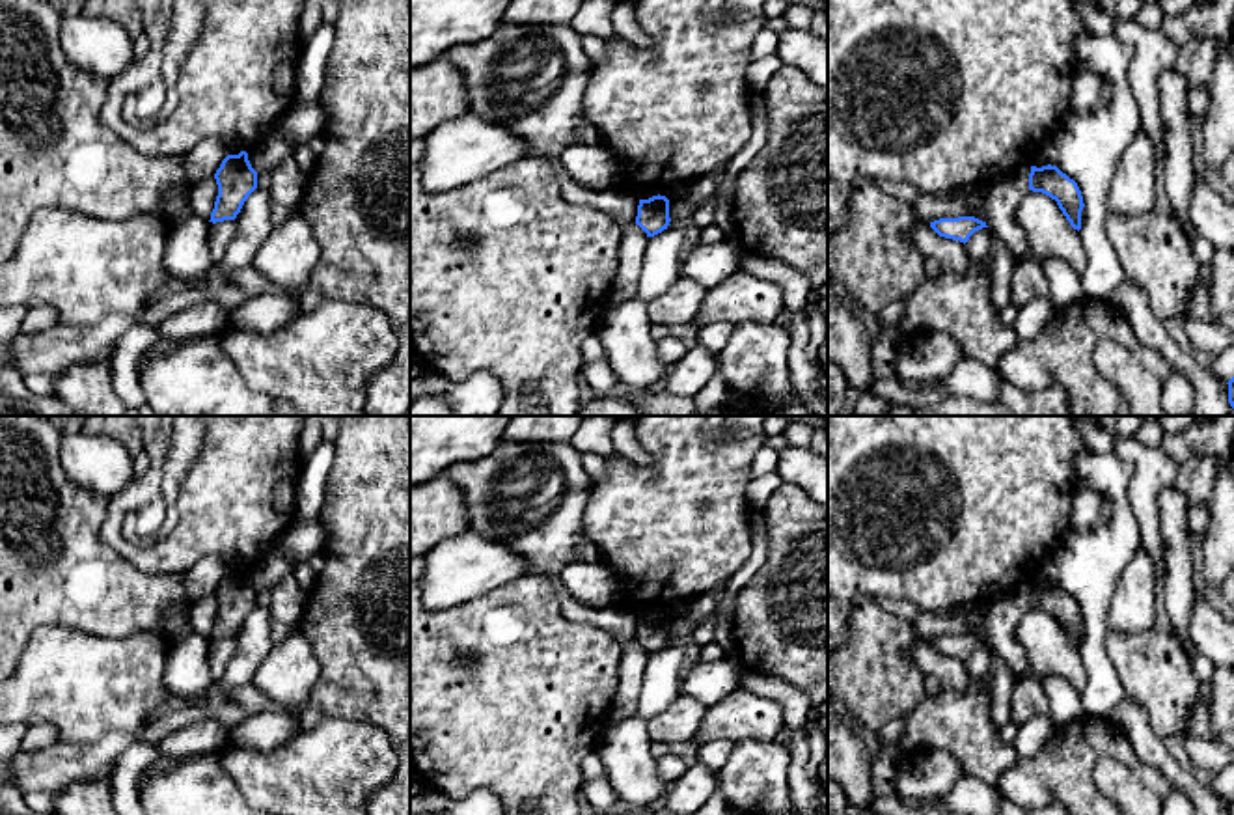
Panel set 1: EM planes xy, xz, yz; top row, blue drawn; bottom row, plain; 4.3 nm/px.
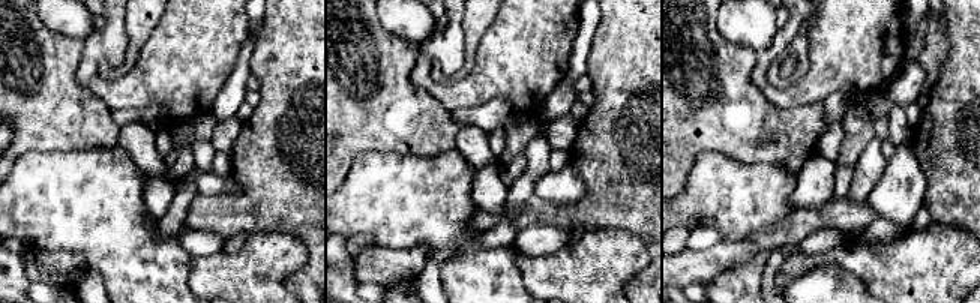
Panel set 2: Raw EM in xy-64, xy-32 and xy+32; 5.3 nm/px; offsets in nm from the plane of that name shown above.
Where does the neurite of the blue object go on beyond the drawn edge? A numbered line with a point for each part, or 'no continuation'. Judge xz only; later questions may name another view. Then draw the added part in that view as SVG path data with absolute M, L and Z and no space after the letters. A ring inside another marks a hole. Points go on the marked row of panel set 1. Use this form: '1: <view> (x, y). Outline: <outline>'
no continuation

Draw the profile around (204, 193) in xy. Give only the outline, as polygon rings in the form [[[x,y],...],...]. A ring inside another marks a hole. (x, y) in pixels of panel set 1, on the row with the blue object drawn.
[[[205,177],[188,186],[190,192],[190,207],[194,214],[201,220],[211,220],[211,213],[214,209],[214,201],[218,196],[218,185],[214,177]]]

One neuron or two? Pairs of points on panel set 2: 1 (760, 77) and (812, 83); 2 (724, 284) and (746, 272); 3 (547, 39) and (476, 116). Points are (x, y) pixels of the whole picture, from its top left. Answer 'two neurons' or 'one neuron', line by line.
1: one neuron
2: one neuron
3: two neurons

